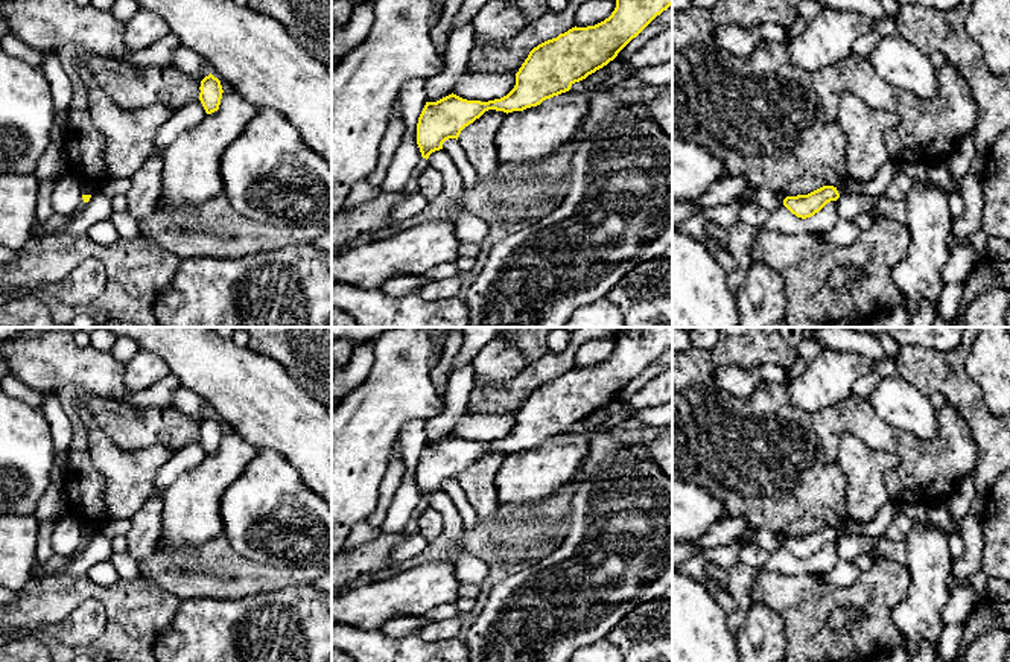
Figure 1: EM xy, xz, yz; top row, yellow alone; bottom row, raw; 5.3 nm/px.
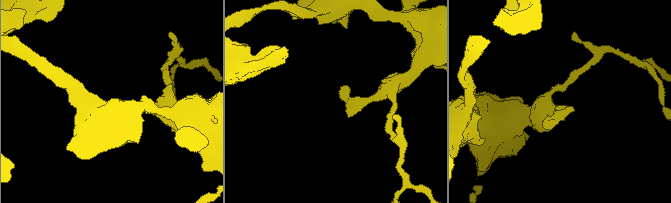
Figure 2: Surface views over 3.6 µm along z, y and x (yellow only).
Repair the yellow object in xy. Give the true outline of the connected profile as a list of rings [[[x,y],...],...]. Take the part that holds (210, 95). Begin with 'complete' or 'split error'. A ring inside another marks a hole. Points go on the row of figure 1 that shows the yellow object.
complete; [[[210,73],[201,81],[199,90],[201,90],[199,100],[205,113],[211,114],[218,111],[224,93],[221,81]]]

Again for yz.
complete; [[[823,186],[808,195],[786,196],[783,205],[797,218],[806,219],[818,213],[827,202],[837,201],[840,193],[834,186]]]

